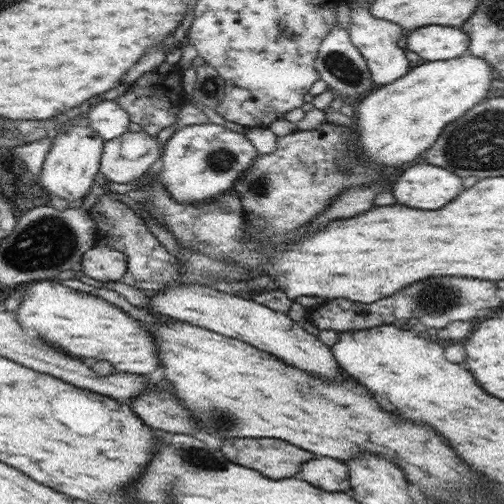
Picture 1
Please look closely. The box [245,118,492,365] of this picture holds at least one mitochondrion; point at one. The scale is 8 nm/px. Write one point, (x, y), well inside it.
(434, 298)

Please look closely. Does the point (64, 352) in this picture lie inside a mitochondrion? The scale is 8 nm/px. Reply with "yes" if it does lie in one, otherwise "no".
no

